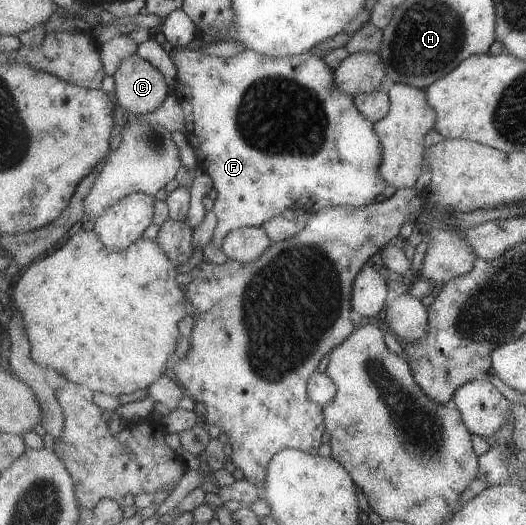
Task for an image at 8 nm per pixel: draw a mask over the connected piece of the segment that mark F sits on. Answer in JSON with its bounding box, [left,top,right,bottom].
[174,49,389,247]

